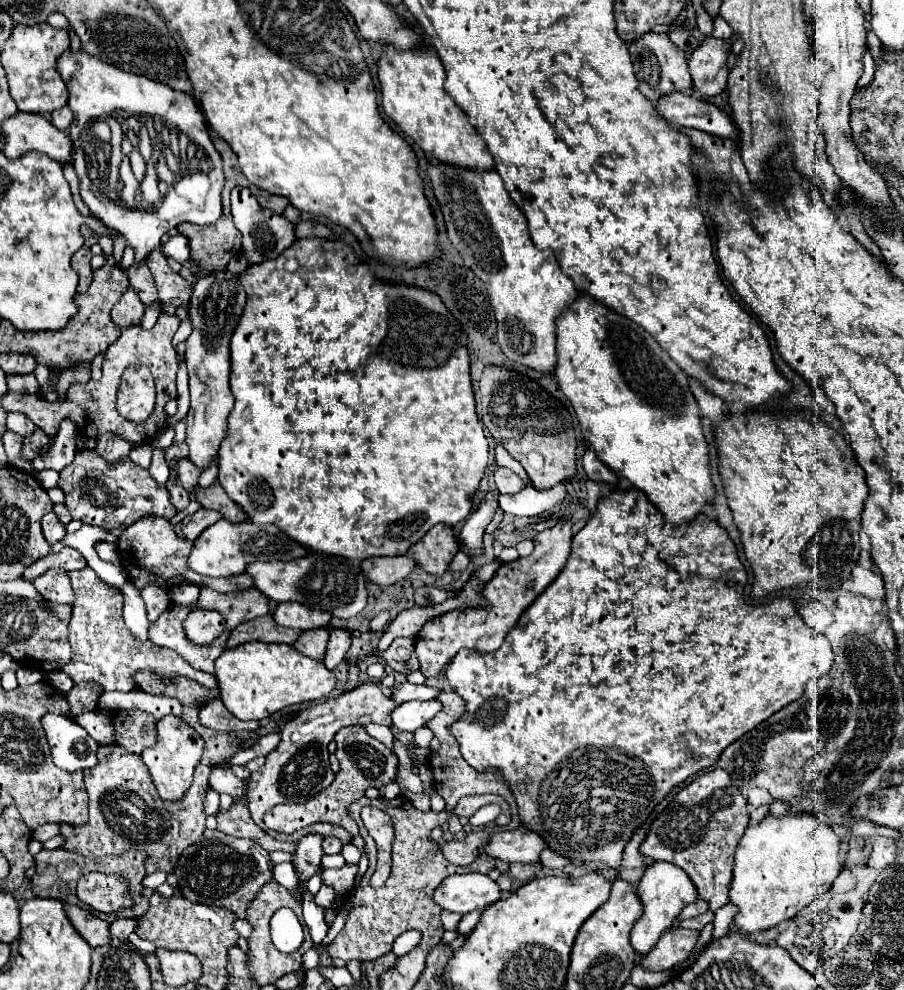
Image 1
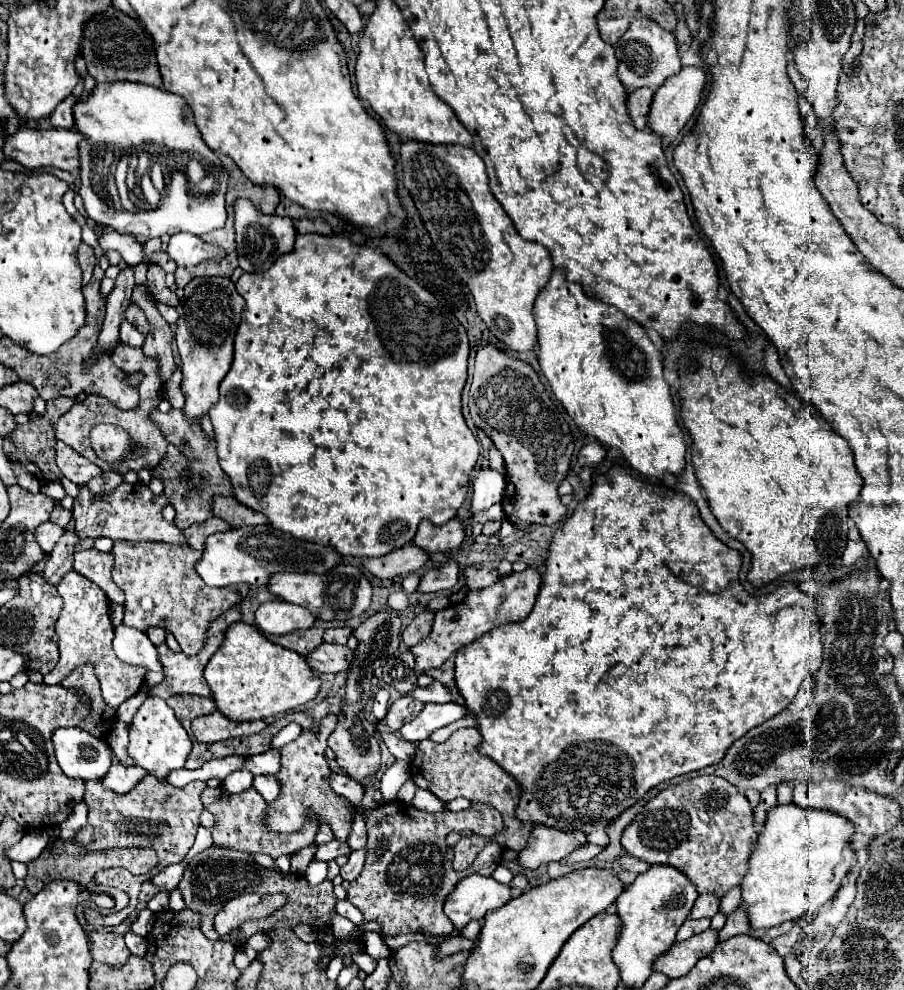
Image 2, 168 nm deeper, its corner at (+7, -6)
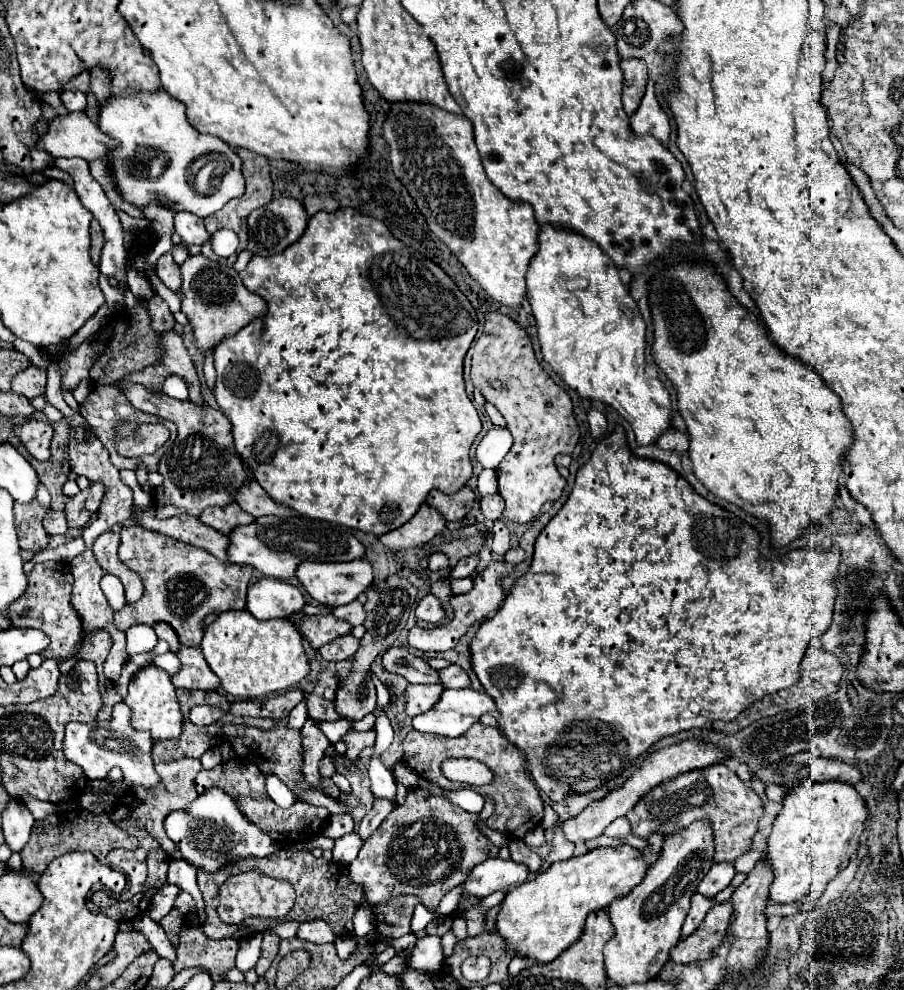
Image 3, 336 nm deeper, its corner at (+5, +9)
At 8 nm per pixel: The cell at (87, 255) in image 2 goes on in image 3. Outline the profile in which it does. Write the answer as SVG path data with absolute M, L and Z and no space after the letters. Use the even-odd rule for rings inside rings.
M92 220L92 224L90 224L90 236L92 236L90 256L92 256L92 260L98 264L100 252L102 252L102 246L104 246L104 232L102 232L102 226L98 224L98 220Z

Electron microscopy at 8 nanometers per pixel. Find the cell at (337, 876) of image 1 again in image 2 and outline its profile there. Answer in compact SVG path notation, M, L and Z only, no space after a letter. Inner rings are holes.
M366 849L352 851L350 861L344 867L340 867L340 877L346 879L346 881L354 881L360 875L362 867L364 867L364 857L366 857Z

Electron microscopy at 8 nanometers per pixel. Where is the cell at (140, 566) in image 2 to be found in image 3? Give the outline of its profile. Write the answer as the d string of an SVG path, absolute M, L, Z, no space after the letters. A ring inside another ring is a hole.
M132 526L122 530L120 542L120 560L128 564L134 572L140 574L144 582L144 594L138 602L124 606L114 616L114 624L118 630L128 630L136 624L154 626L158 622L166 622L178 634L180 644L198 646L202 640L202 626L208 614L226 612L226 610L242 610L246 600L246 588L250 584L254 568L246 564L226 564L214 560L208 552L200 548L190 548L178 540L170 540L168 536Z

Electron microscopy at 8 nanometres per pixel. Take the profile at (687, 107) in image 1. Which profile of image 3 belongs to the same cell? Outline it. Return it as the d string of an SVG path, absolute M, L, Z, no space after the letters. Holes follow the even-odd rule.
M620 58L620 68L624 72L624 92L622 104L624 112L630 116L636 112L648 84L648 66L642 58Z

